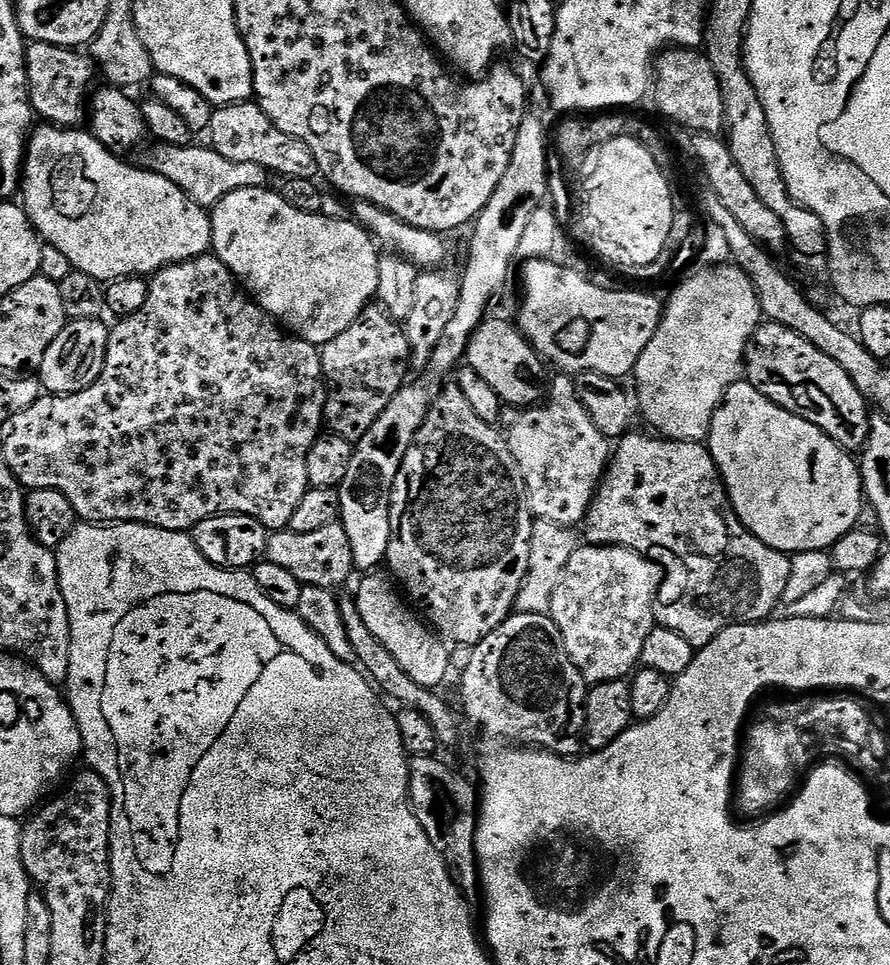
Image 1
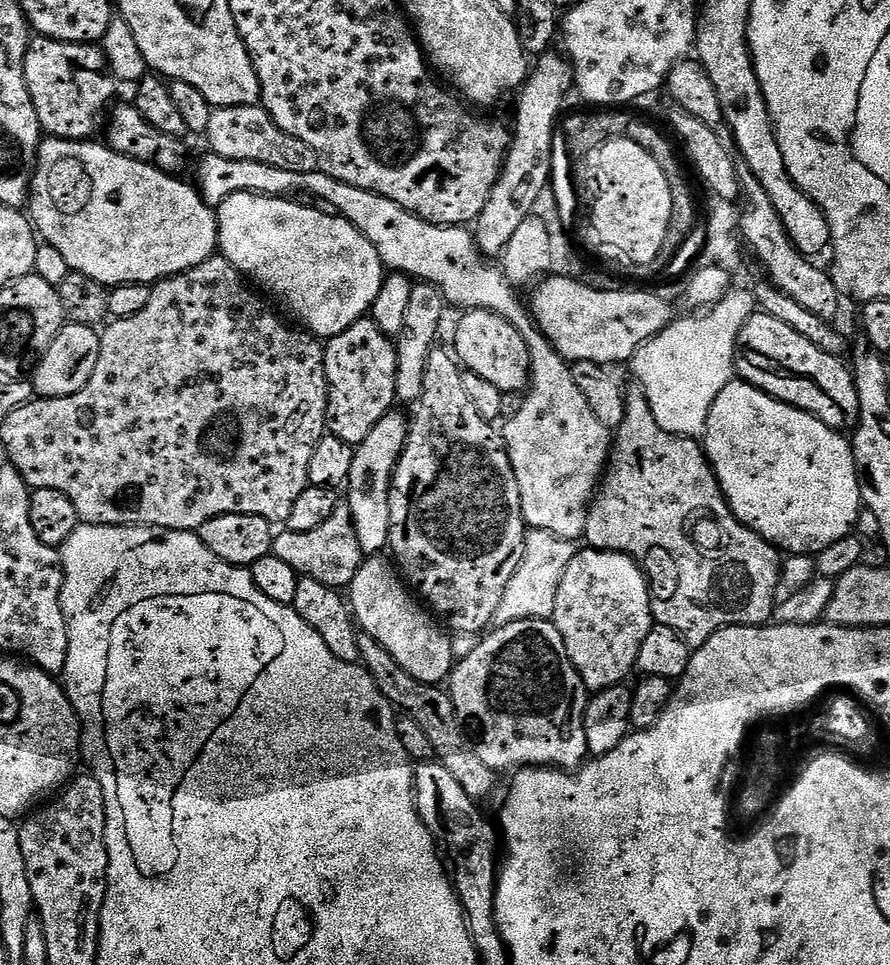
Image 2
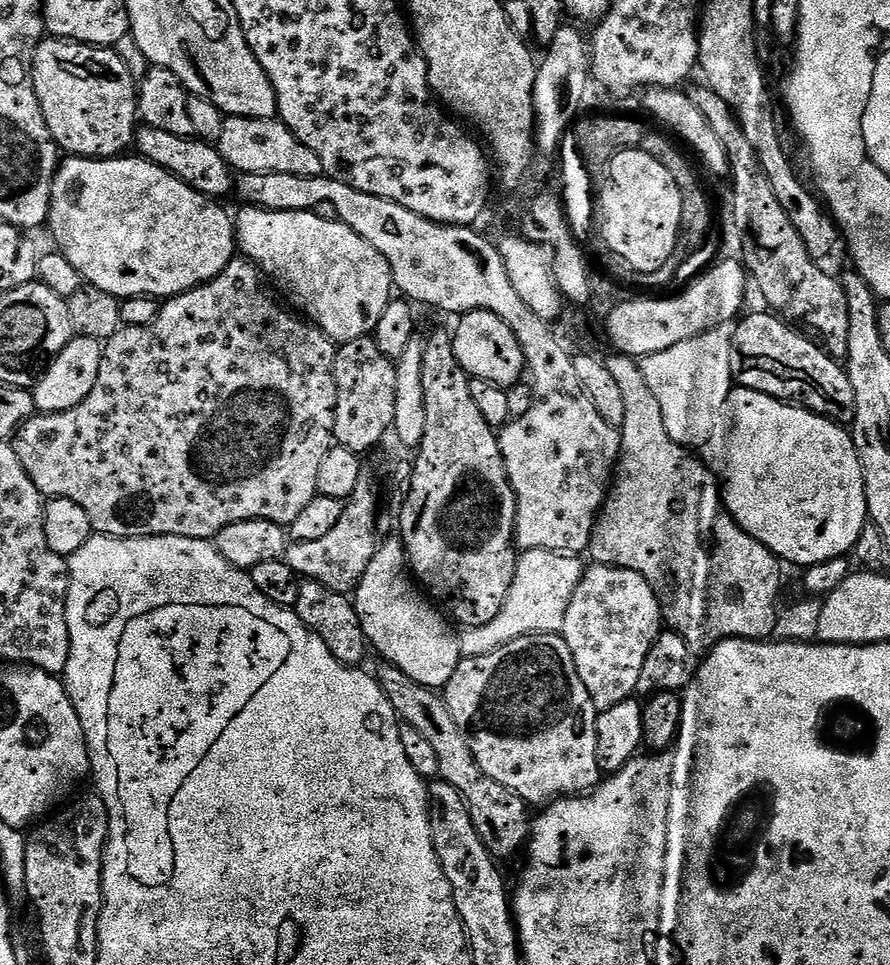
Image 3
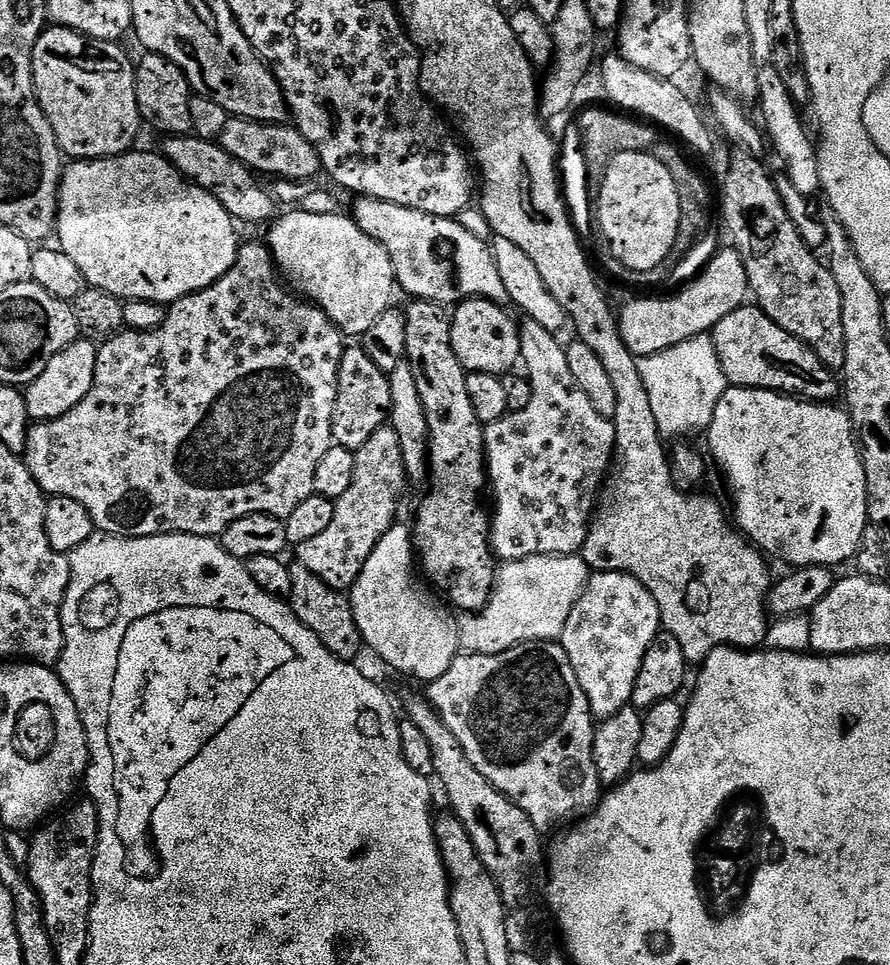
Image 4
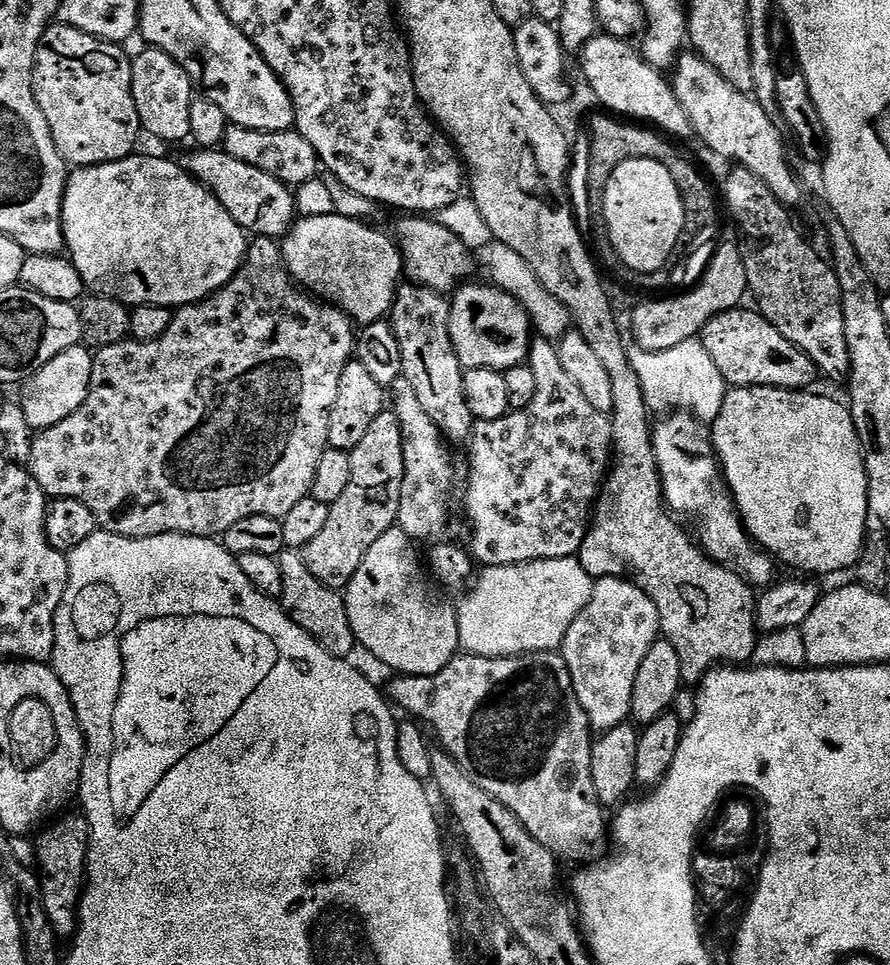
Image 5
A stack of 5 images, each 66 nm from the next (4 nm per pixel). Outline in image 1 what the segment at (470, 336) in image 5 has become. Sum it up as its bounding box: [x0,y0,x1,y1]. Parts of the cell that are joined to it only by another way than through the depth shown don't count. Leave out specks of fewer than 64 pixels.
[466,319,550,406]

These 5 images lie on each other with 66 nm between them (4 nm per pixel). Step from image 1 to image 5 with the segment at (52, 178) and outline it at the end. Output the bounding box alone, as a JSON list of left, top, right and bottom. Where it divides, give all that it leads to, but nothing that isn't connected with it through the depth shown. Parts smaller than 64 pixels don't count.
[62,154,249,309]

